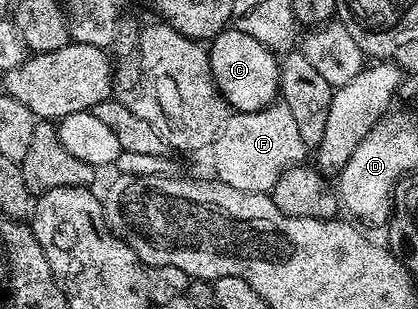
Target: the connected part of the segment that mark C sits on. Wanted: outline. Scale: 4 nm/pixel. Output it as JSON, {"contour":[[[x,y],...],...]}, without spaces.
{"contour":[[[233,27],[221,30],[218,35],[211,38],[207,58],[217,87],[234,112],[261,111],[280,96],[280,58],[261,43],[257,43],[257,39],[245,35],[245,31],[237,31]]]}

